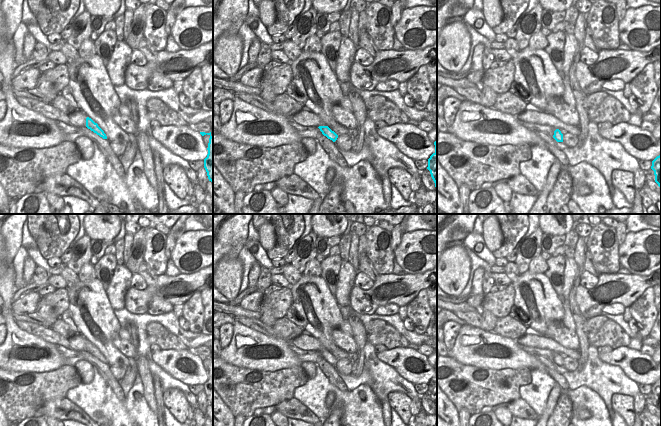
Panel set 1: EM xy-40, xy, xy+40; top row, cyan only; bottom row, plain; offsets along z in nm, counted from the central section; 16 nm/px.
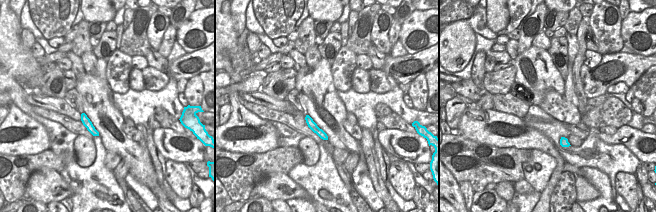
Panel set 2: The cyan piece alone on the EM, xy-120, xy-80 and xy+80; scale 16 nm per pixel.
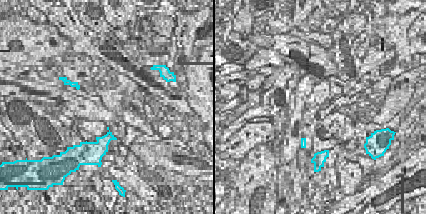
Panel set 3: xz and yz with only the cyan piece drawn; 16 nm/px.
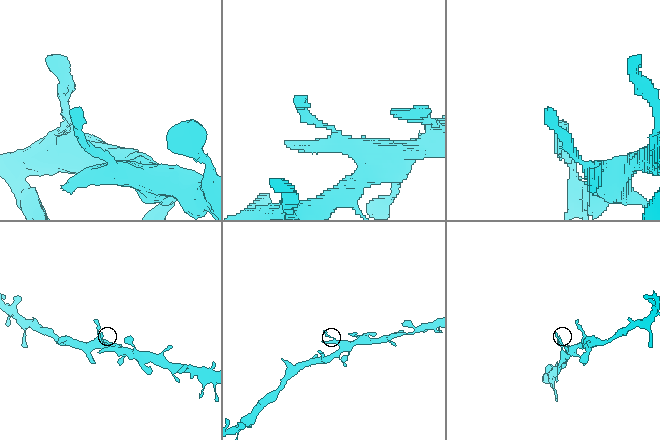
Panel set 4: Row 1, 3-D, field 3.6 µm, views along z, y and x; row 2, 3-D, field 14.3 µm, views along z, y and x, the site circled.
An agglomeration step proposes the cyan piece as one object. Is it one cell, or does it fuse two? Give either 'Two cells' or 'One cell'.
One cell

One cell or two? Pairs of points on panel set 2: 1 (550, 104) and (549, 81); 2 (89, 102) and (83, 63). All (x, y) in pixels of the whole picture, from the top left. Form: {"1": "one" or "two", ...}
{"1": "two", "2": "two"}

